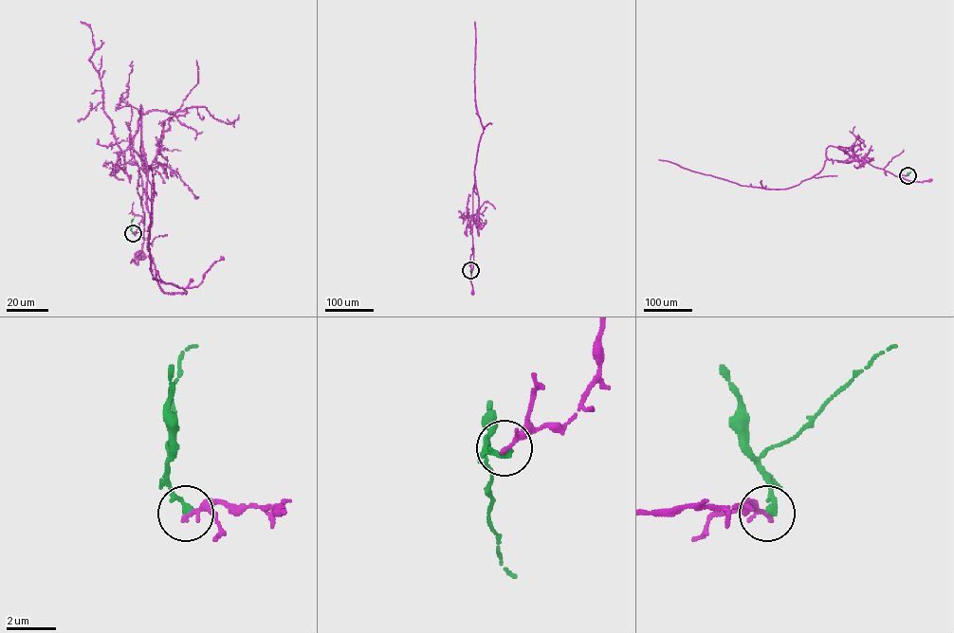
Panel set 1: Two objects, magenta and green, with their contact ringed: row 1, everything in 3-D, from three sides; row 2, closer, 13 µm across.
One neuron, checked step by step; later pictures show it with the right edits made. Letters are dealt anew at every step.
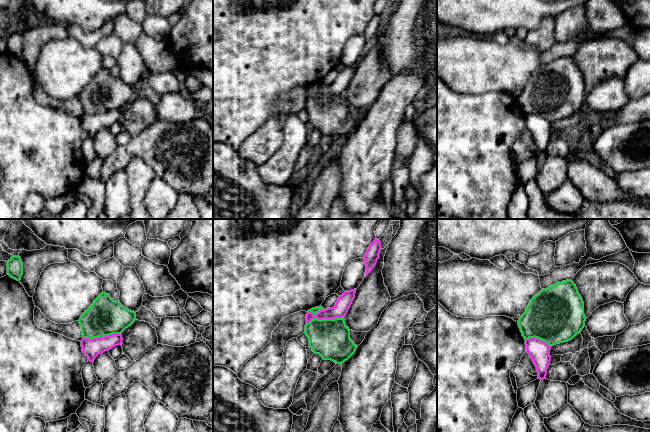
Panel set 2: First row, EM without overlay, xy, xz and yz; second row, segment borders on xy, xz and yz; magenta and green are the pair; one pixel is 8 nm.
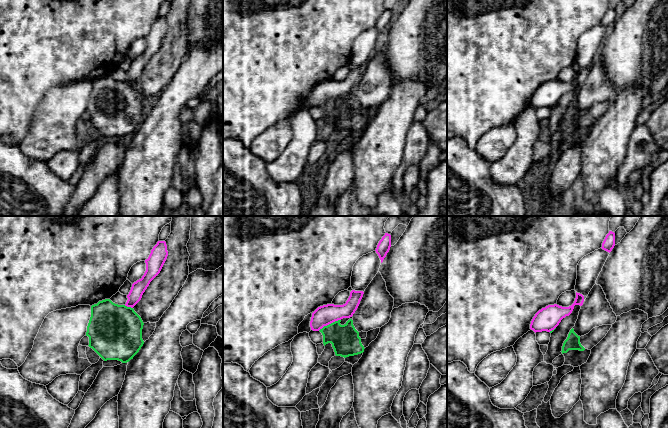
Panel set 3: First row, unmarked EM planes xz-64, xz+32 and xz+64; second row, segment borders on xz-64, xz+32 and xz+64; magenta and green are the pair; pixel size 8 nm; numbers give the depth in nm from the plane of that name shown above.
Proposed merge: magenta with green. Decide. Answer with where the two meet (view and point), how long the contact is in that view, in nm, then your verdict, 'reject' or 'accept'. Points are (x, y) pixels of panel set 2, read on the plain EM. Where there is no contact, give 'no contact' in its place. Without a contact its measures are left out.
meets magenta in xz at (324, 94); contact 300 nm long; reject

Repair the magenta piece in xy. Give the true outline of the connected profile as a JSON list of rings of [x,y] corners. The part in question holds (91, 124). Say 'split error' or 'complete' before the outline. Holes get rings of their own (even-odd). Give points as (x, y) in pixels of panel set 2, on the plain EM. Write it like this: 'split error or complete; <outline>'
complete; [[[112,110],[98,114],[84,114],[80,117],[83,129],[88,133],[88,137],[94,138],[95,134],[115,122],[122,121],[122,111]]]

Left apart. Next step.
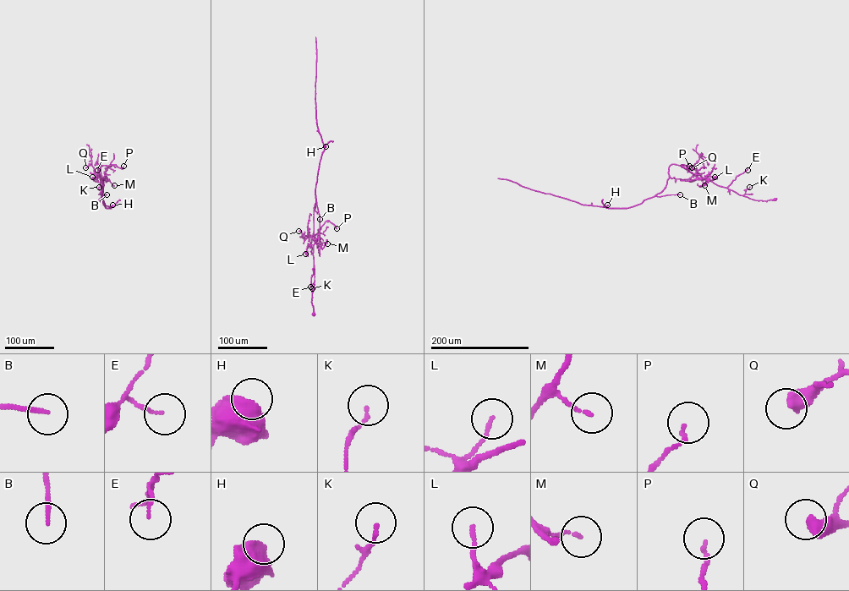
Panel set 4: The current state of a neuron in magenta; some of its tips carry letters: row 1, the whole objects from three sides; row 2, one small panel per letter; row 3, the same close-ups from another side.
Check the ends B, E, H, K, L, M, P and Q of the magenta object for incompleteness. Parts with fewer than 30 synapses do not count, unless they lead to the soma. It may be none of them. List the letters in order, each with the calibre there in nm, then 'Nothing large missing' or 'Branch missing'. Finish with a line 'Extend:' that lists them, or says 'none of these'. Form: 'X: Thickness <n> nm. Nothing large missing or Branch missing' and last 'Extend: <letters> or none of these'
B: Thickness 160 nm. Branch missing
E: Thickness 90 nm. Nothing large missing
H: Thickness 750 nm. Nothing large missing
K: Thickness 120 nm. Nothing large missing
L: Thickness 130 nm. Nothing large missing
M: Thickness 120 nm. Nothing large missing
P: Thickness 140 nm. Nothing large missing
Q: Thickness 500 nm. Nothing large missing
Extend: B

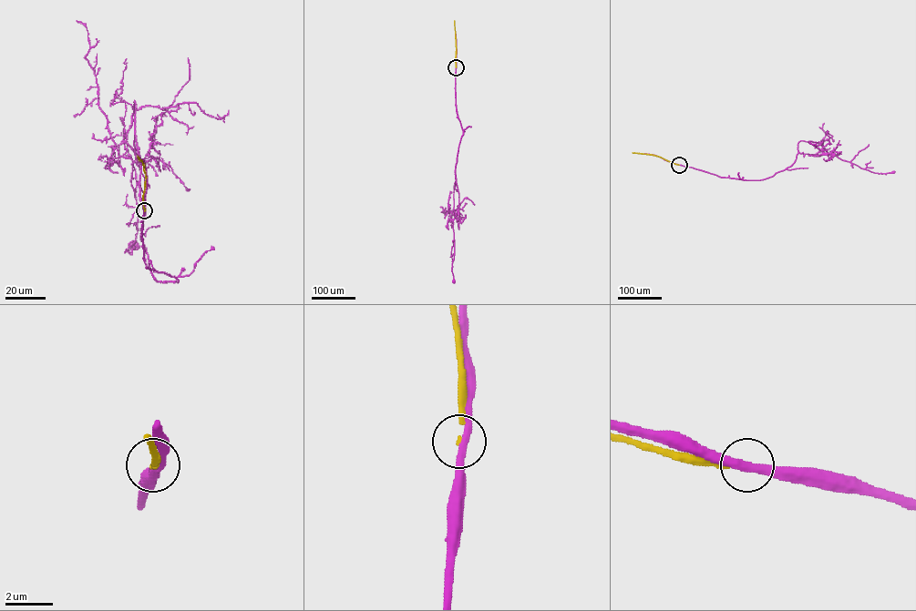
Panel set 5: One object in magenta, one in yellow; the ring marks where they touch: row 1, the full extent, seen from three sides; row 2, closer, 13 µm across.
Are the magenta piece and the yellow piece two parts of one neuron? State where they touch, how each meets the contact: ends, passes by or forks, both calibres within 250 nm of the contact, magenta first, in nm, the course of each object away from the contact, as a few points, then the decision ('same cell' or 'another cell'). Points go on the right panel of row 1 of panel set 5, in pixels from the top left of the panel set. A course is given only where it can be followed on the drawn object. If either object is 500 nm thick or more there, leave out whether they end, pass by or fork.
place (679, 165); magenta passes by; yellow ends; calibres 320 and 160 nm; course magenta (679, 165), (722, 177), (762, 179), (790, 167), (798, 153), (797, 143), (803, 140), (873, 172), (893, 172); course yellow (679, 165), (652, 155), (632, 152); another cell

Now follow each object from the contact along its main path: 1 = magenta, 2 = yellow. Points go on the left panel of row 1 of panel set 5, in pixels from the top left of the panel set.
1: (145, 210), (146, 265), (178, 281), (156, 280), (141, 239), (134, 101), (138, 231), (125, 252), (132, 244)
2: (145, 210), (142, 195), (146, 176), (143, 165), (137, 156)

